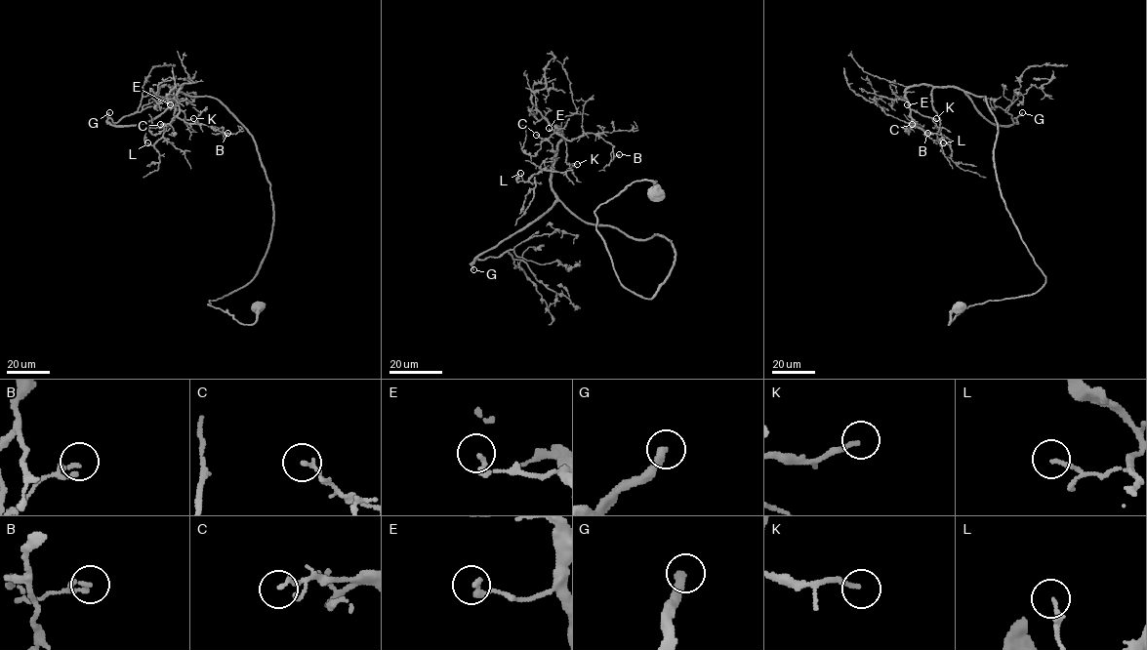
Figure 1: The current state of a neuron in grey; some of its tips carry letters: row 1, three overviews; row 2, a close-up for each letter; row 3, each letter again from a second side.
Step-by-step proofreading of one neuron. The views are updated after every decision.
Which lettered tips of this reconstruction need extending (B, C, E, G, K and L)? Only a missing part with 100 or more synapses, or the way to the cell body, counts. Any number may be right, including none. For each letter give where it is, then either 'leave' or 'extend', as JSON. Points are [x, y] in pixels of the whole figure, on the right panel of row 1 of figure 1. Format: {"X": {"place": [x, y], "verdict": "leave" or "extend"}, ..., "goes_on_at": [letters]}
{"B": {"place": [927, 133], "verdict": "leave"}, "C": {"place": [912, 124], "verdict": "leave"}, "E": {"place": [907, 104], "verdict": "leave"}, "G": {"place": [1022, 112], "verdict": "extend"}, "K": {"place": [936, 118], "verdict": "leave"}, "L": {"place": [943, 142], "verdict": "leave"}, "goes_on_at": ["G"]}

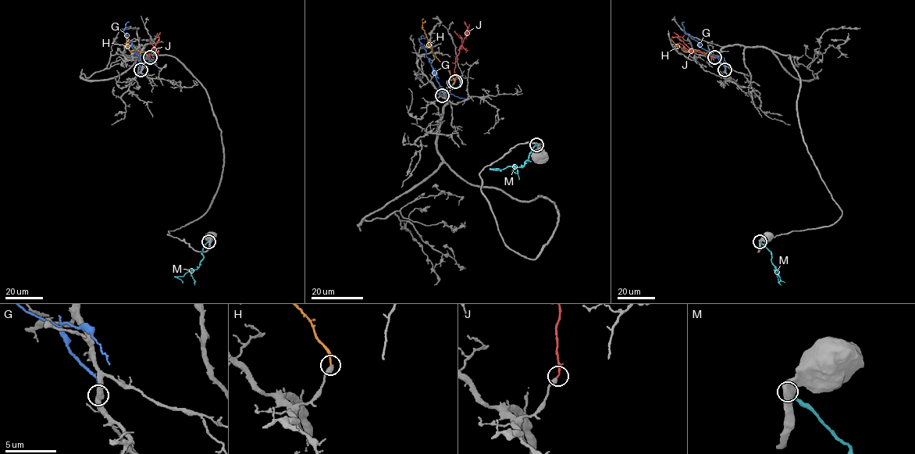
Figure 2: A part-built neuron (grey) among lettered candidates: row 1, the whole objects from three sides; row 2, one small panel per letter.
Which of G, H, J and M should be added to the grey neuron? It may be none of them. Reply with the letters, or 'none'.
J

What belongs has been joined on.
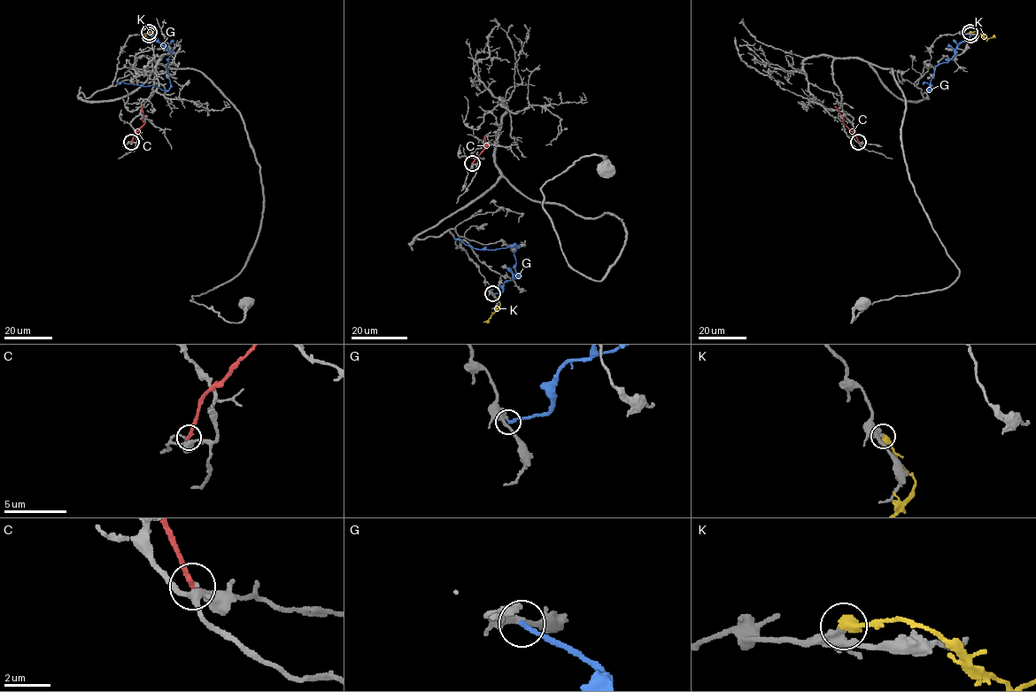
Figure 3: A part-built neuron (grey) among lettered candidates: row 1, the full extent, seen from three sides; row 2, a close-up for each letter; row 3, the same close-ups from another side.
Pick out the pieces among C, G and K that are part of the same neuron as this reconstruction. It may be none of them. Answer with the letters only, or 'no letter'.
no letter

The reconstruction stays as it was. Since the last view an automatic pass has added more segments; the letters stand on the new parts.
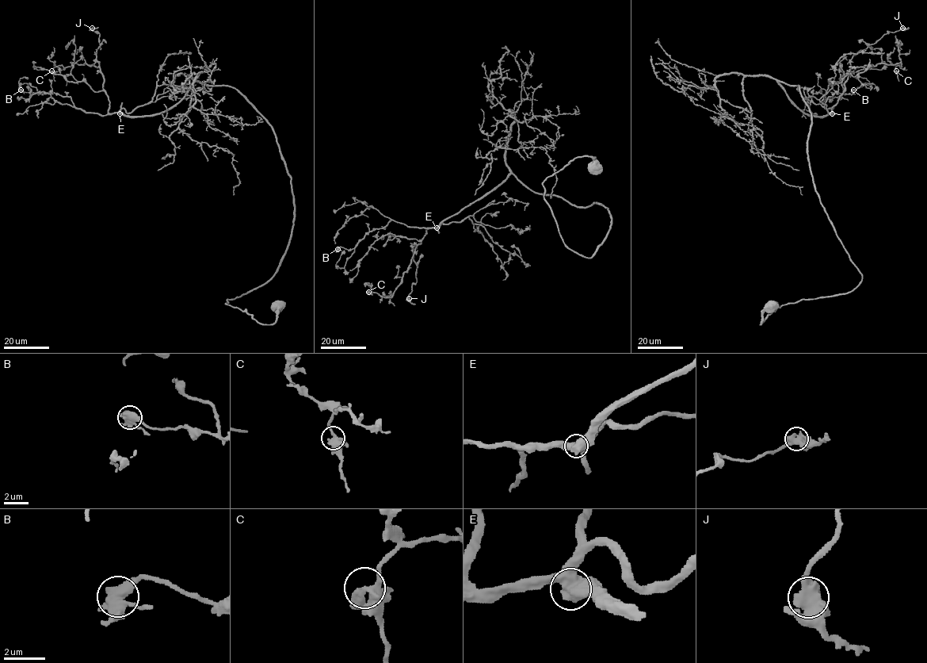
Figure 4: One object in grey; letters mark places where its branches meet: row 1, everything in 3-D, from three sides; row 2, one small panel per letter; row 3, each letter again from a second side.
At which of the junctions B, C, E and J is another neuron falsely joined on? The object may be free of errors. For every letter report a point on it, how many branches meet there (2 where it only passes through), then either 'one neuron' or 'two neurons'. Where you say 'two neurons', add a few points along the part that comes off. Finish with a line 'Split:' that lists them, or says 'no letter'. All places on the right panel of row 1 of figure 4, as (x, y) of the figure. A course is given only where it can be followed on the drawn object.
B: at (853, 90); 3 branches meet; one neuron
C: at (896, 70); 3 branches meet; one neuron
E: at (832, 113); 3 branches meet; one neuron
J: at (902, 28); 3 branches meet; one neuron
Split: no letter

